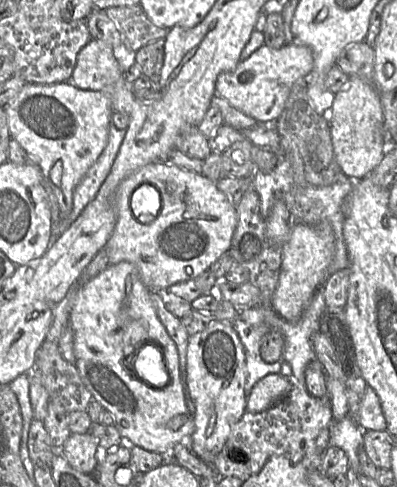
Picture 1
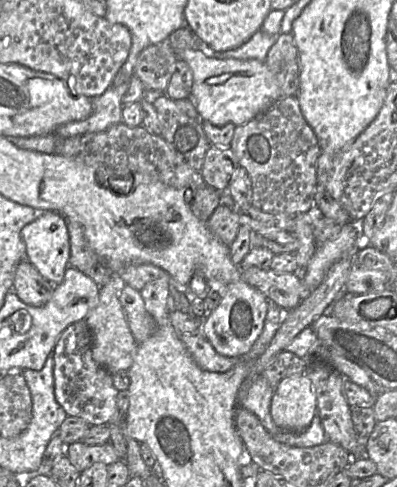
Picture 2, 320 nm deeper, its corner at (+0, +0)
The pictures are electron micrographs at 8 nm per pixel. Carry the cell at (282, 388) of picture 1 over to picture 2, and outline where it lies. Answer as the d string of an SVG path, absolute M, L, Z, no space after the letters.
M306 374L284 378L274 388L270 413L282 430L302 432L317 413L313 383Z

